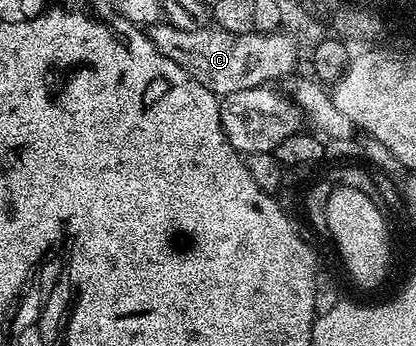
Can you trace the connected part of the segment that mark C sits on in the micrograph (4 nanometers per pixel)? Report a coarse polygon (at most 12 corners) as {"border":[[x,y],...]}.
{"border":[[150,25],[153,46],[222,98],[290,77],[286,31]]}

